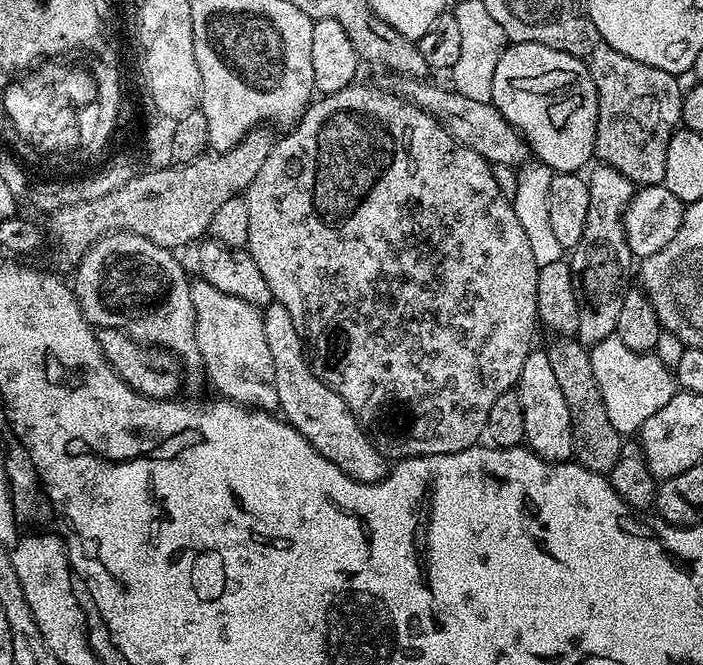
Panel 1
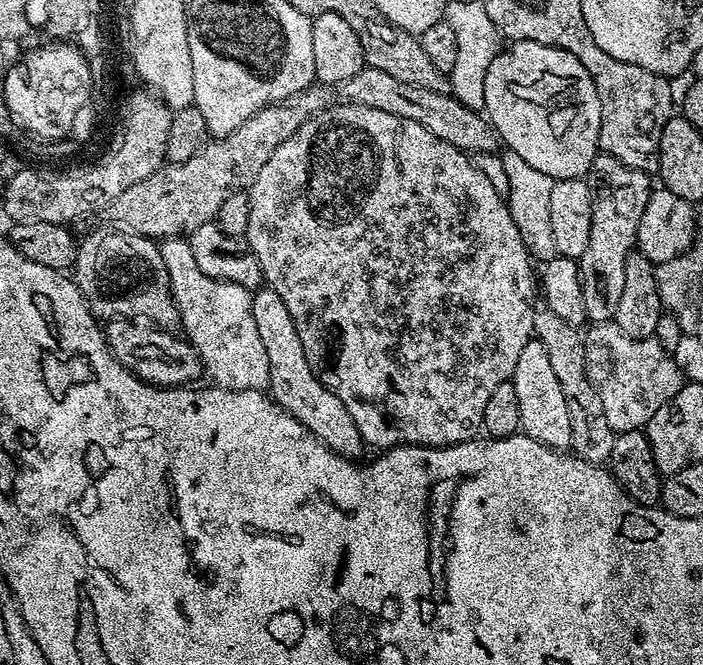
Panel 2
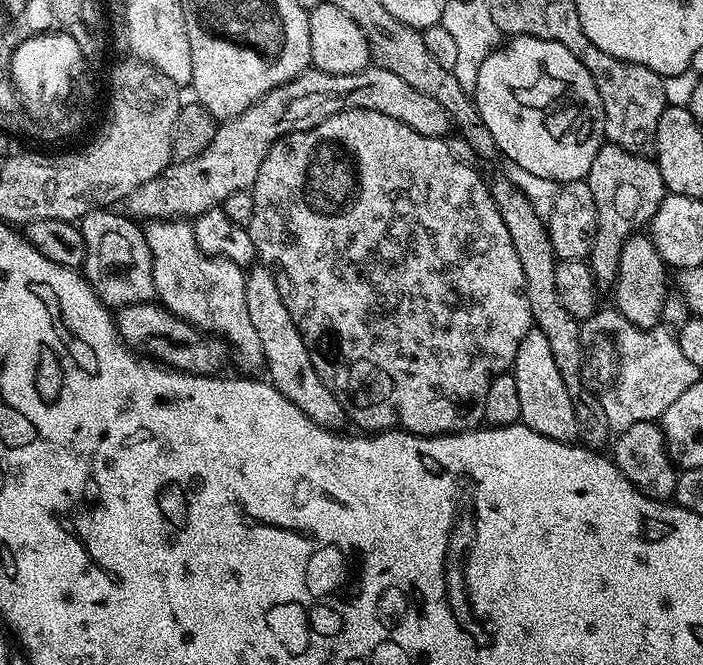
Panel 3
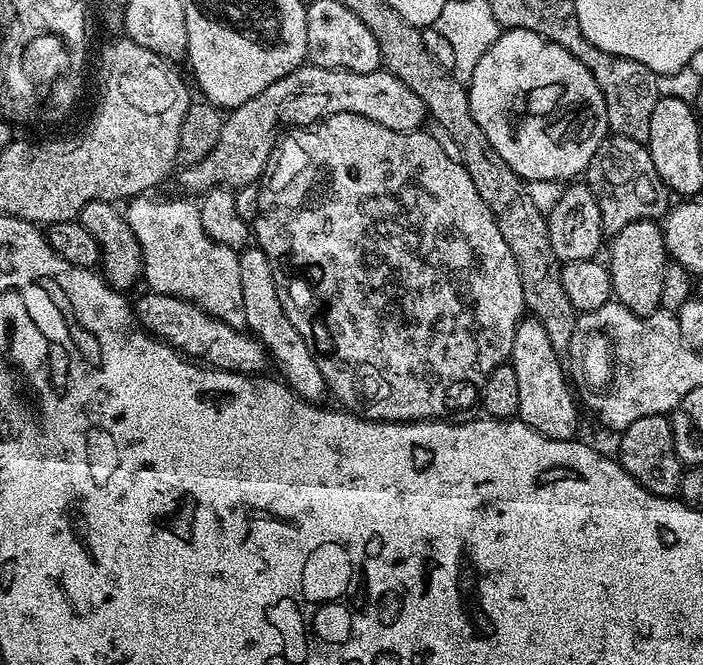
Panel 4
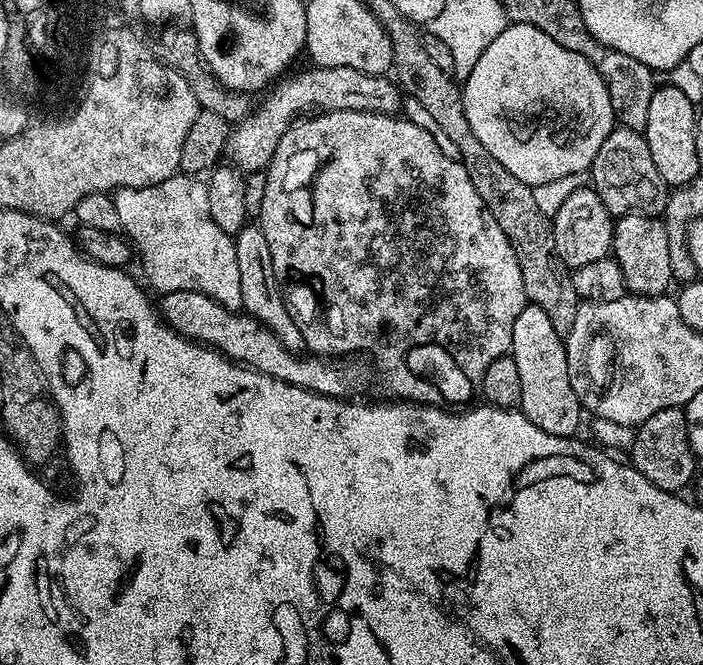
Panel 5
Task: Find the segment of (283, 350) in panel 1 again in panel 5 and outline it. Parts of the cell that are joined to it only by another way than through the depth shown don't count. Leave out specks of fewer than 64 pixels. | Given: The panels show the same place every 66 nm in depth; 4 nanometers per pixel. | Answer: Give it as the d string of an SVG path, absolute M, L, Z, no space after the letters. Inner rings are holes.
M245 226L241 232L235 233L236 257L238 258L238 278L242 282L241 309L255 320L261 320L271 332L280 339L282 346L291 352L299 353L304 348L302 330L294 326L294 318L290 318L290 310L280 293L280 283L274 274L274 262L270 262L270 246L266 242L266 234L262 234L259 226Z

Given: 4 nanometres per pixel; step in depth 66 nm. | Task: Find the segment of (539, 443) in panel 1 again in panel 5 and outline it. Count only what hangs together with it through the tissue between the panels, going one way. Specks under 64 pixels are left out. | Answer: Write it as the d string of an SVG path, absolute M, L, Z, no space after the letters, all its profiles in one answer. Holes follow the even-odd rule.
M525 303L522 314L514 318L514 334L512 335L511 356L514 362L518 362L518 374L522 381L522 402L519 411L524 413L525 419L534 422L538 430L546 430L546 434L555 436L575 437L580 428L580 416L582 417L582 403L578 394L574 394L574 386L570 386L570 374L568 373L568 349L565 341L554 330L554 322L546 318L546 314L536 304Z

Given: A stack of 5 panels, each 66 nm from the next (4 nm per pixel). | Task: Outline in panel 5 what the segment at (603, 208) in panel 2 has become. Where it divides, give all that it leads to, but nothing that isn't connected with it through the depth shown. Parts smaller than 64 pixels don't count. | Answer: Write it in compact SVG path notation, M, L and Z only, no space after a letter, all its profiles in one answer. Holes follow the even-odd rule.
M613 127L611 134L598 146L598 154L590 169L590 184L595 188L602 206L614 218L643 214L659 217L664 211L670 185L658 174L654 158L650 158L650 146L643 132L629 128Z

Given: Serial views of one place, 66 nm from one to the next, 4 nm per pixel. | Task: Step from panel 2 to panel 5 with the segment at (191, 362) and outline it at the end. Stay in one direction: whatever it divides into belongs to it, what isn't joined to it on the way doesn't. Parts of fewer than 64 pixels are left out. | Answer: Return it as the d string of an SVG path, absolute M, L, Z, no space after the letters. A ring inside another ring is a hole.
M174 290L163 293L158 300L158 311L163 323L171 326L180 336L195 340L198 344L207 344L221 352L227 360L243 367L252 368L267 376L278 378L287 384L316 392L319 396L337 398L356 398L359 392L368 388L372 378L367 366L358 358L346 358L333 362L315 354L291 352L261 320L255 320L243 310L232 311L220 305L217 300L194 290Z

